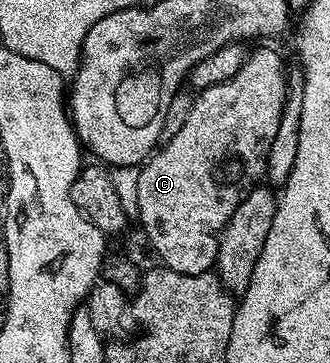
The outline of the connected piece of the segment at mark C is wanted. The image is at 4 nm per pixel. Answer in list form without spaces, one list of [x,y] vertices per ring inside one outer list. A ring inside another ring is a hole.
[[[256,49],[253,53],[251,50],[245,56],[238,75],[195,94],[192,110],[182,131],[167,138],[139,166],[138,223],[144,227],[144,233],[153,251],[160,256],[163,268],[173,269],[182,275],[198,275],[209,272],[215,266],[220,234],[224,232],[230,215],[234,215],[238,203],[242,203],[265,176],[270,143],[274,143],[278,123],[282,123],[288,74],[283,59],[274,50]]]

